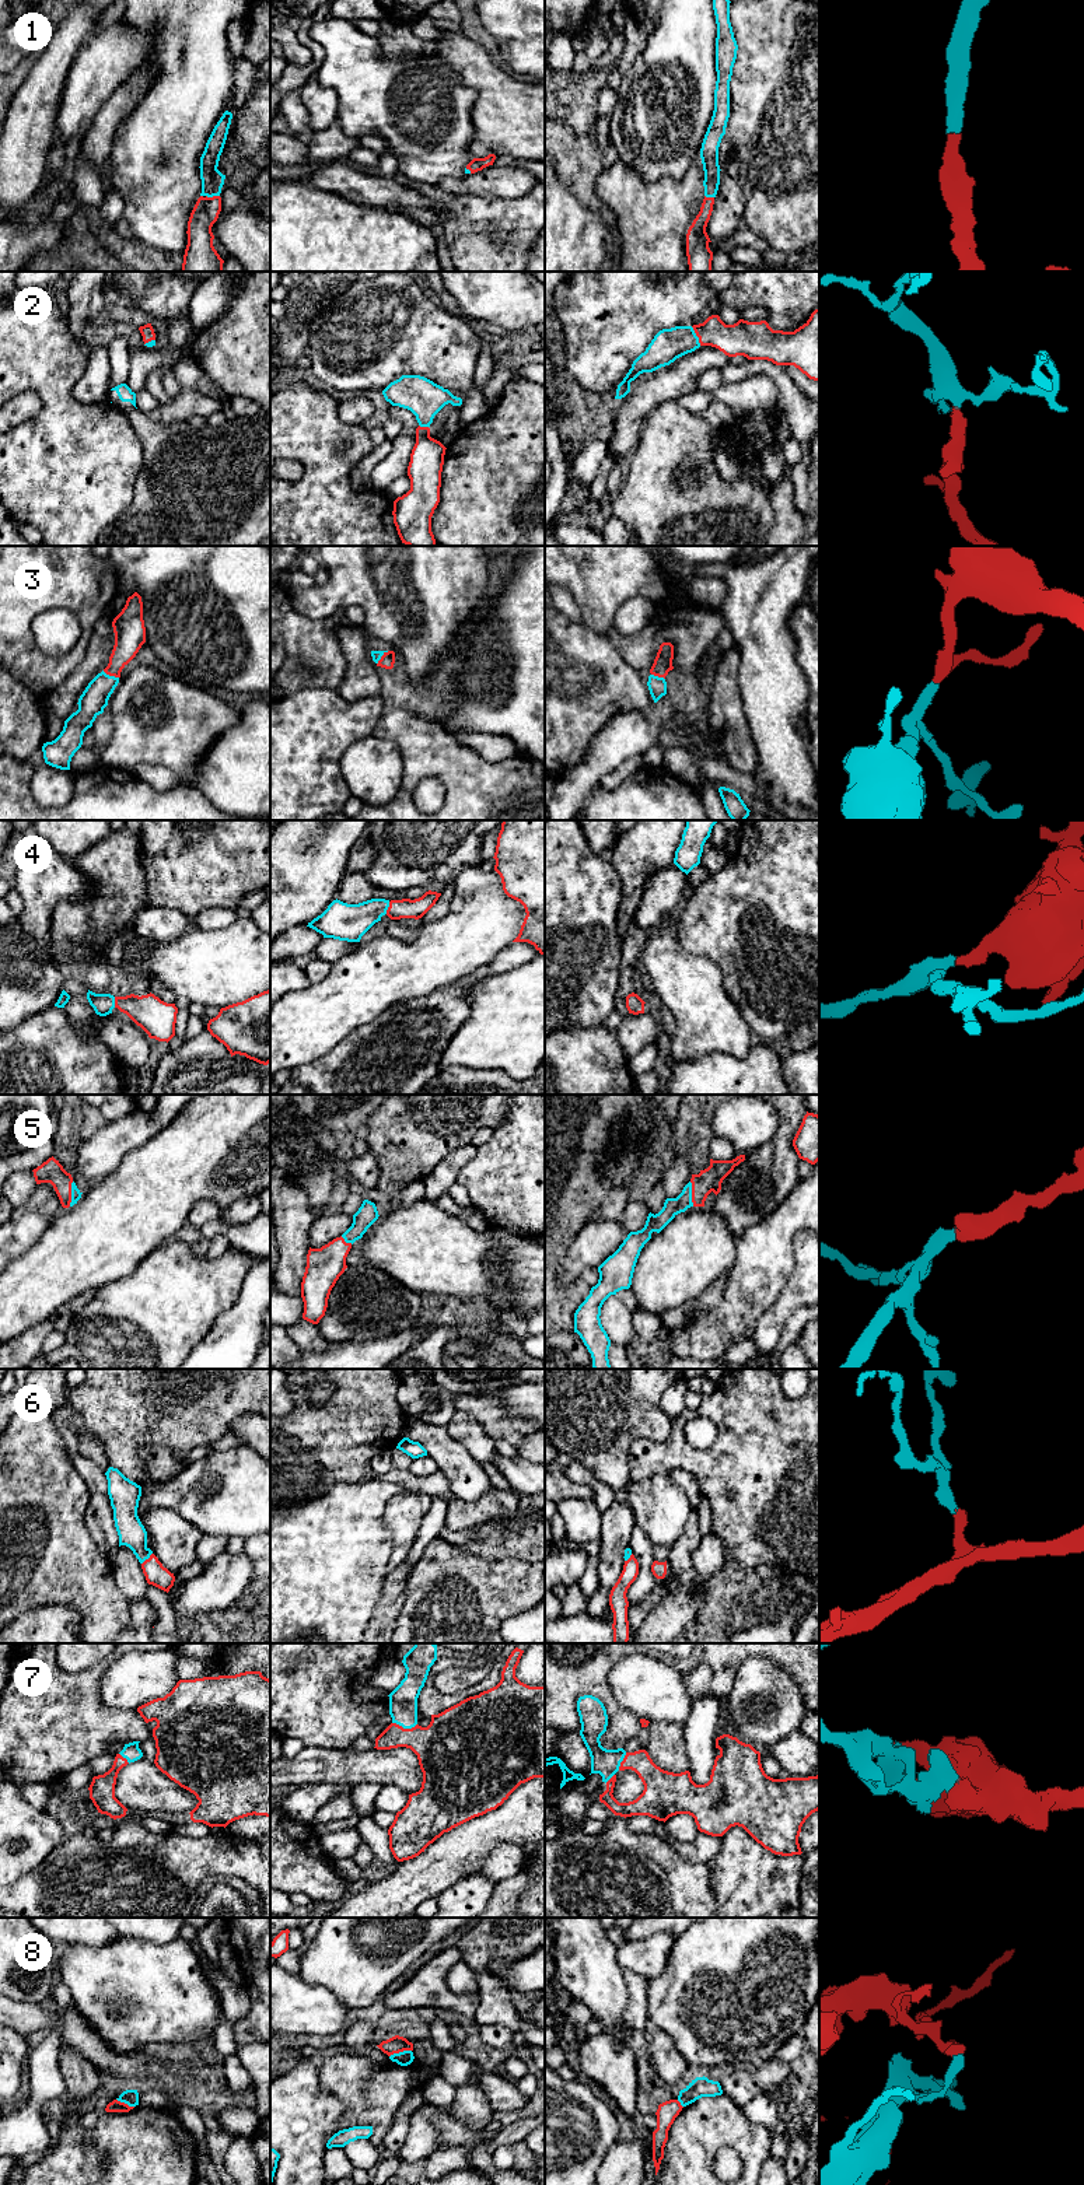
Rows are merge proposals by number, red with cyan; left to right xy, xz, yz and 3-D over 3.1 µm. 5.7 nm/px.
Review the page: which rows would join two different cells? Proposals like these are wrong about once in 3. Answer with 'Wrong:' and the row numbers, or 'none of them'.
Wrong: 8

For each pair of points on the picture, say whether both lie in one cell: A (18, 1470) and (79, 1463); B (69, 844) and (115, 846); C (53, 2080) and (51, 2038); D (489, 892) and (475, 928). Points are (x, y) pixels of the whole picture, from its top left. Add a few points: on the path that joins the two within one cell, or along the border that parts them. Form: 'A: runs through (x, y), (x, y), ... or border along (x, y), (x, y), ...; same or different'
A: border along (66, 1448), (72, 1466), (83, 1478), (90, 1492); different
B: border along (109, 834), (81, 851), (73, 860); different
C: runs through (51, 2070), (51, 2048); same
D: runs through (486, 900), (486, 917), (483, 920); same

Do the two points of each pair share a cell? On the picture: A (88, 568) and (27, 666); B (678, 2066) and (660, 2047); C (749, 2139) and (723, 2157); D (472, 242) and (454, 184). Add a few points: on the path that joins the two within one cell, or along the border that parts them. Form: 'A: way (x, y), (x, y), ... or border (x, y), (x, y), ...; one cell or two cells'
A: way (60, 596), (24, 619), (24, 638); one cell
B: way (674, 2062), (663, 2051); one cell
C: border (716, 2152), (730, 2147), (740, 2159), (742, 2170); two cells
D: border (492, 196), (455, 198); two cells

